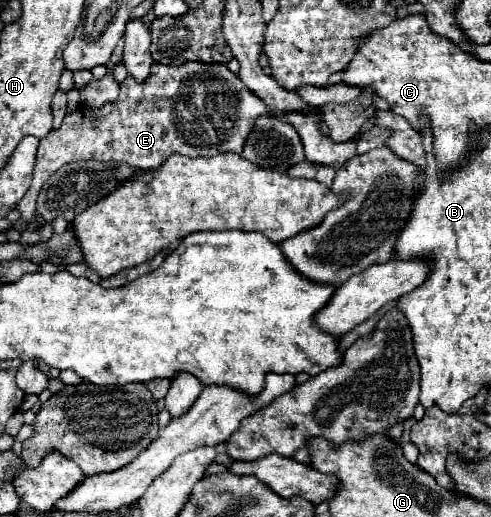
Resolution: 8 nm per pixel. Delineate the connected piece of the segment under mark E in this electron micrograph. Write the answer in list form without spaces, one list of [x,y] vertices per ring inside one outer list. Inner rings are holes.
[[[154,63],[144,83],[128,77],[120,85],[120,99],[116,103],[100,109],[78,107],[64,117],[60,129],[40,139],[32,187],[16,209],[24,221],[40,221],[36,215],[38,191],[66,163],[96,159],[126,163],[146,171],[160,167],[172,153],[186,157],[210,157],[226,151],[240,153],[260,115],[270,115],[266,105],[224,63],[184,63],[180,67]]]

